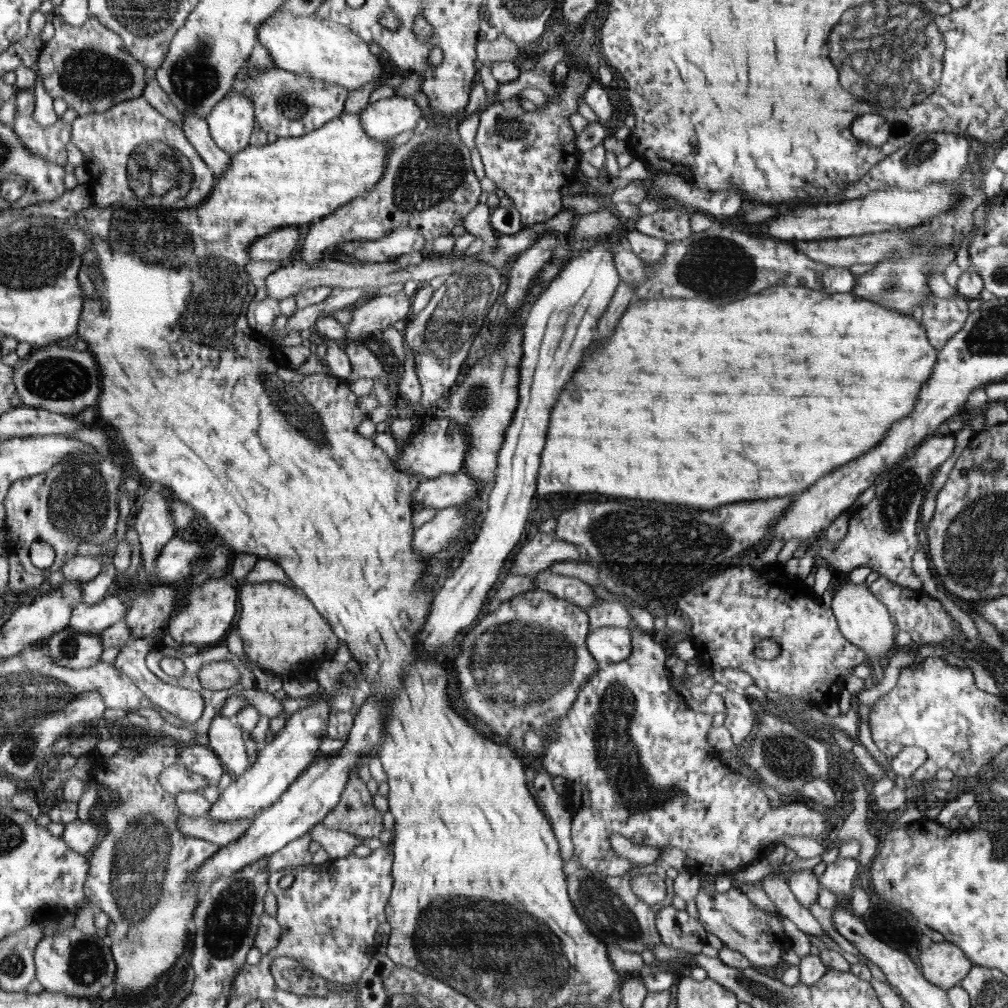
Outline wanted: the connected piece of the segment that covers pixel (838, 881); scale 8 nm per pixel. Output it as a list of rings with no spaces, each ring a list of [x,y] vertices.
[[[839,858],[826,865],[818,882],[837,895],[835,908],[847,904],[850,899],[853,881],[860,872],[859,861],[856,858]]]

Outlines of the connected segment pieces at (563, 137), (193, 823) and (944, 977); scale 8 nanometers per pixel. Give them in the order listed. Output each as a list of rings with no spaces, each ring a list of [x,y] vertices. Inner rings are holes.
[[[572,68],[564,80],[564,87],[557,88],[558,98],[555,100],[549,98],[546,107],[541,110],[528,112],[522,109],[517,99],[507,99],[502,102],[496,101],[481,112],[475,143],[482,157],[485,176],[493,180],[496,186],[504,190],[505,195],[512,199],[513,205],[522,216],[524,226],[547,221],[550,216],[560,212],[563,198],[560,196],[560,190],[577,180],[580,154],[577,150],[577,134],[572,129],[568,116],[578,114],[578,98],[584,98],[589,91],[589,86],[594,83],[596,83],[596,76],[592,72],[588,72],[586,68],[580,70]]]
[[[180,814],[176,822],[178,829],[182,830],[184,834],[226,846],[226,844],[236,842],[240,836],[246,834],[250,824],[254,822],[254,817],[242,818],[240,821],[222,821],[214,819],[210,815],[188,816]]]
[[[946,940],[922,950],[919,958],[925,978],[944,990],[960,985],[974,965],[960,947]]]

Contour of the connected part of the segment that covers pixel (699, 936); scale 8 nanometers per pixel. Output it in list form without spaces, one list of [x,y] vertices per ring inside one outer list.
[[[673,905],[658,911],[656,928],[661,942],[674,949],[700,953],[708,944],[708,934],[702,923]]]

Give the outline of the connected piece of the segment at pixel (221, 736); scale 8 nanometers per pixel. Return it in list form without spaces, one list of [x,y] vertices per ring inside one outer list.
[[[222,714],[216,716],[208,728],[209,744],[207,746],[217,753],[224,772],[234,777],[244,775],[250,766],[242,734],[243,730],[236,721]]]

